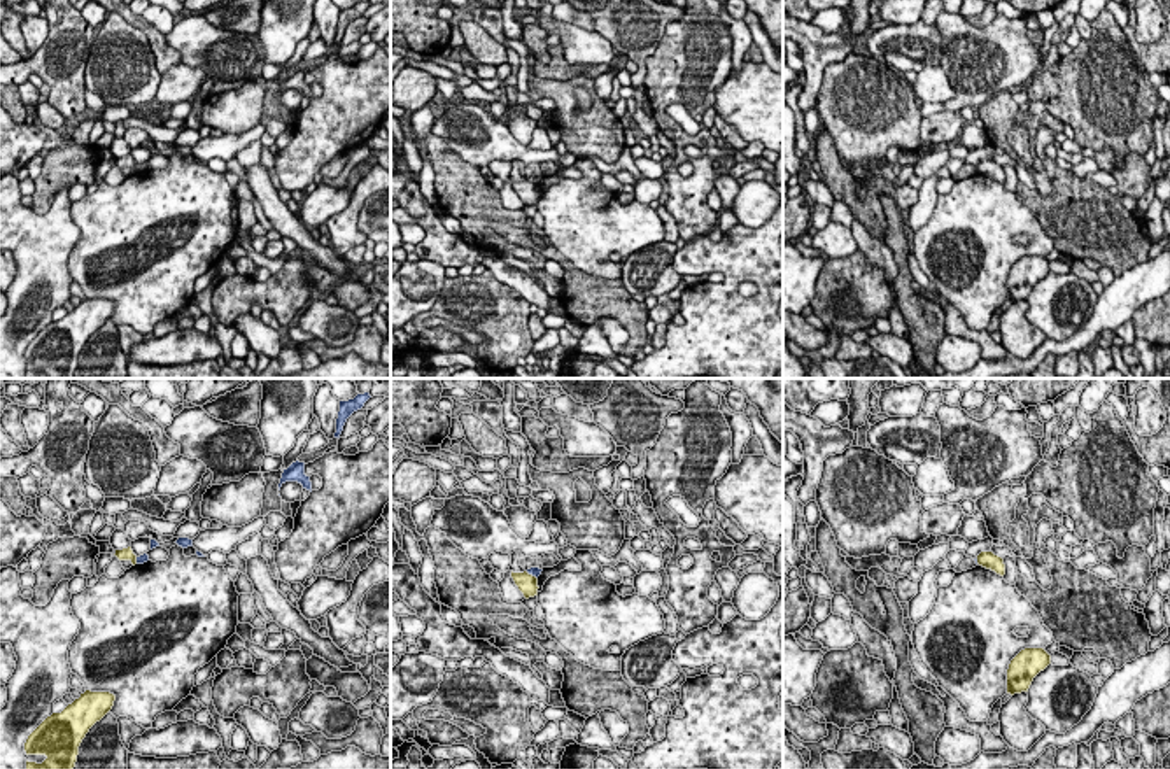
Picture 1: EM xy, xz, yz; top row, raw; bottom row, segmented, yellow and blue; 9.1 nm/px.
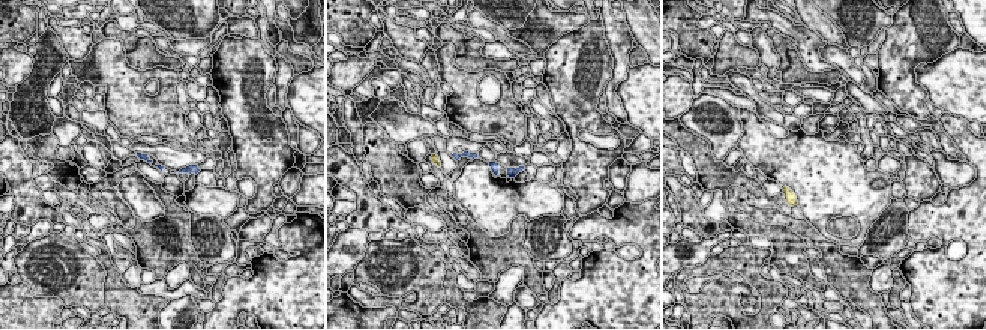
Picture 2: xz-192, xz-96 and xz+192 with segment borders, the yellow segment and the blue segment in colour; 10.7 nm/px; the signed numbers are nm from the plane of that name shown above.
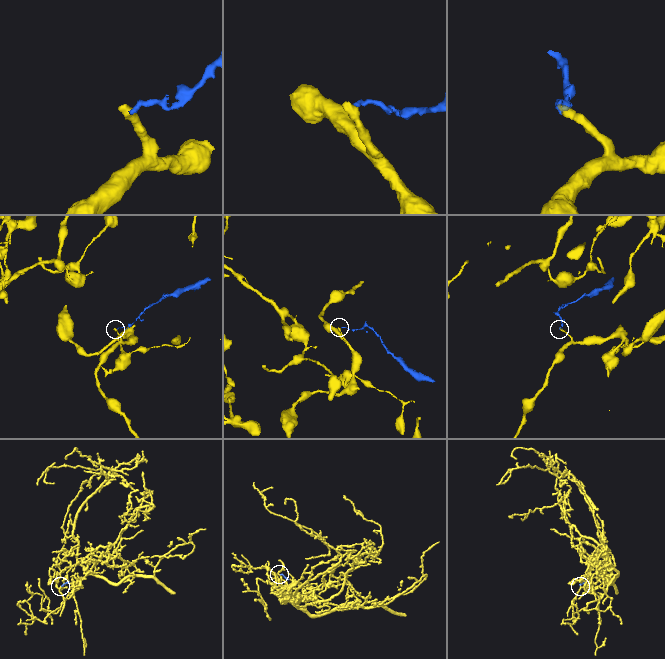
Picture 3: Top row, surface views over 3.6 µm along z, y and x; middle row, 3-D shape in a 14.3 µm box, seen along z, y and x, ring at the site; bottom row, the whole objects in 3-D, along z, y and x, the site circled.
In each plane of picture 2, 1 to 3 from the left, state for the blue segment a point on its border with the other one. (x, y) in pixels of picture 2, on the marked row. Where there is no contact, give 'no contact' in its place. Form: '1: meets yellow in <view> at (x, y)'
1: no contact
2: no contact
3: no contact

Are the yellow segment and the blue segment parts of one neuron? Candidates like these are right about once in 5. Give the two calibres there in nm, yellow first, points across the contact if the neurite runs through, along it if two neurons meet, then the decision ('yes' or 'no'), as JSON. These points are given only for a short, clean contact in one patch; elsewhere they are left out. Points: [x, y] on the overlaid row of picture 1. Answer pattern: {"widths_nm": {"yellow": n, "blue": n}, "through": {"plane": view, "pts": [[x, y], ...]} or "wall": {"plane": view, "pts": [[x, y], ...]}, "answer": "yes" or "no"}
{"widths_nm": {"yellow": 190, "blue": 90}, "wall": {"plane": "xz", "pts": [[526, 571], [536, 578]]}, "answer": "no"}

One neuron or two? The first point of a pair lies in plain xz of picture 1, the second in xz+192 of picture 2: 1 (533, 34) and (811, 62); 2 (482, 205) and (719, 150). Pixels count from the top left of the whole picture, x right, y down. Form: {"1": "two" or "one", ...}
{"1": "two", "2": "two"}

